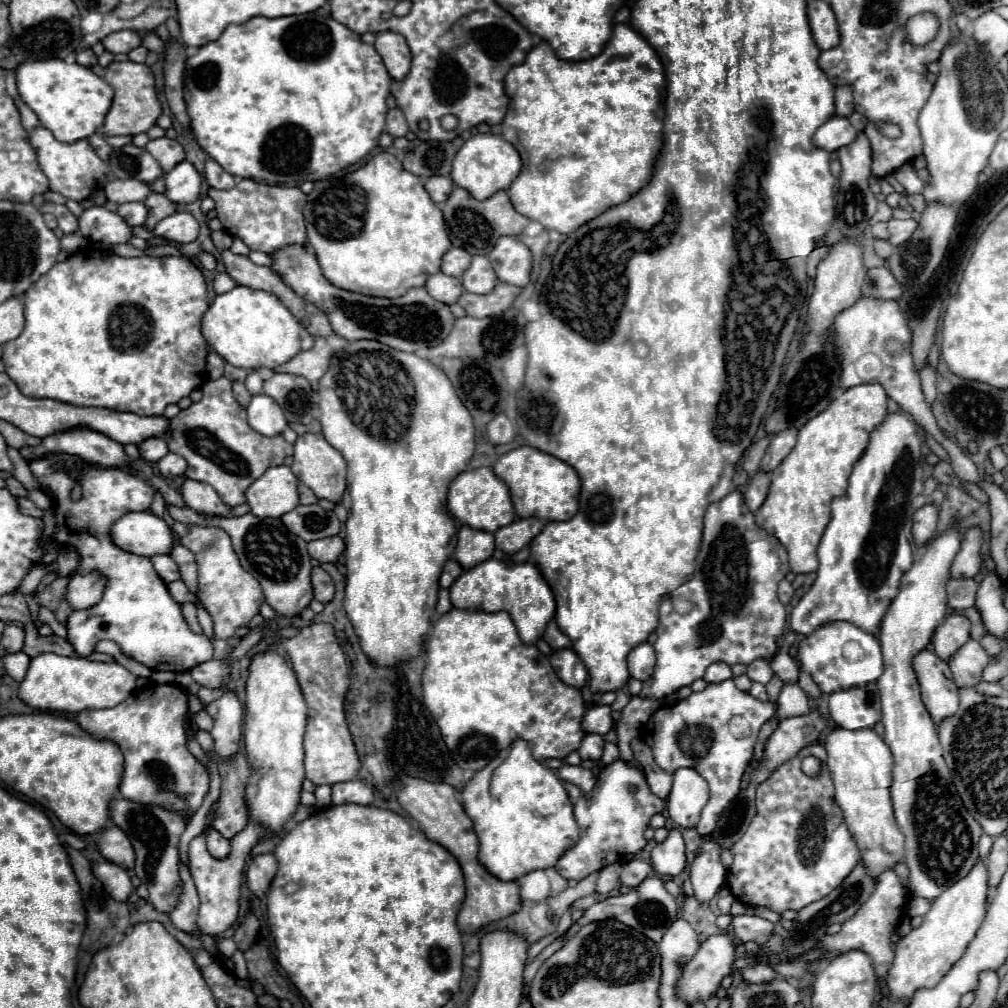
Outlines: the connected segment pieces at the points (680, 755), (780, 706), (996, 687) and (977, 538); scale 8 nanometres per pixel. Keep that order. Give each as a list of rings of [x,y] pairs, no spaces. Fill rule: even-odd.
[[[733,680],[709,684],[701,692],[693,692],[673,706],[659,708],[647,722],[645,744],[651,748],[661,770],[673,774],[677,768],[695,768],[707,780],[711,798],[701,812],[697,832],[707,836],[713,832],[723,808],[739,794],[741,776],[753,758],[761,726],[773,716],[773,702],[761,702],[749,692],[741,692]]]
[[[789,682],[789,684],[783,684],[781,692],[779,692],[779,698],[777,698],[777,712],[775,712],[775,718],[781,722],[785,718],[791,718],[791,716],[801,716],[803,712],[809,712],[809,698],[807,694],[799,688],[797,682]]]
[[[979,682],[979,684],[975,686],[975,690],[977,690],[979,694],[985,694],[985,696],[1001,696],[1001,692],[1003,692],[1001,684],[989,684],[989,682]]]
[[[971,526],[965,532],[963,544],[959,554],[953,560],[951,566],[951,578],[973,578],[981,570],[981,544],[983,544],[983,534],[979,526]]]

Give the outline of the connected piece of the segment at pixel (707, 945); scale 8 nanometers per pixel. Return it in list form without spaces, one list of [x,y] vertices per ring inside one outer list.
[[[729,932],[709,936],[683,968],[679,980],[679,996],[693,1004],[695,1000],[707,1000],[717,992],[721,980],[731,974],[737,954],[737,944]]]

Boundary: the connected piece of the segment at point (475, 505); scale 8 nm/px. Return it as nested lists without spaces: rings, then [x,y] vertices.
[[[487,466],[465,470],[453,478],[447,496],[447,508],[461,524],[487,532],[495,532],[495,528],[501,528],[503,524],[511,524],[511,520],[515,520],[515,510],[507,484],[497,478],[495,472]]]

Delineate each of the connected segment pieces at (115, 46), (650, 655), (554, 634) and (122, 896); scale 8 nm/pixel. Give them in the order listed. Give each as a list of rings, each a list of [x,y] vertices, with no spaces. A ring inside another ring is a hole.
[[[119,30],[119,32],[113,32],[109,34],[105,40],[103,40],[105,48],[113,54],[127,54],[131,52],[133,48],[141,46],[141,34],[135,32],[135,30]]]
[[[647,642],[635,646],[631,650],[631,654],[629,654],[629,672],[631,672],[631,678],[637,678],[637,680],[645,682],[645,680],[651,678],[653,668],[655,668],[653,646],[647,644]]]
[[[553,620],[547,622],[547,628],[543,632],[543,638],[545,642],[553,648],[553,650],[559,650],[559,648],[569,648],[571,646],[571,640],[567,640],[567,636],[557,628],[557,624]]]
[[[95,862],[93,874],[103,882],[105,890],[109,892],[111,898],[115,898],[117,902],[127,902],[127,898],[133,890],[133,884],[123,868],[119,868],[113,862]]]

